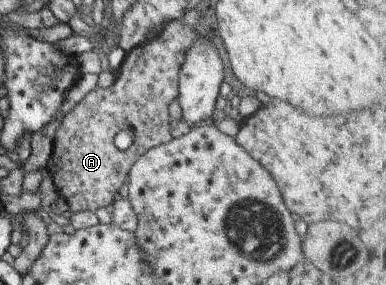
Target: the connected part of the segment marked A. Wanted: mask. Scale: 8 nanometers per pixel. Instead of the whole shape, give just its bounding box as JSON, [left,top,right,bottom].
[47,21,200,214]

